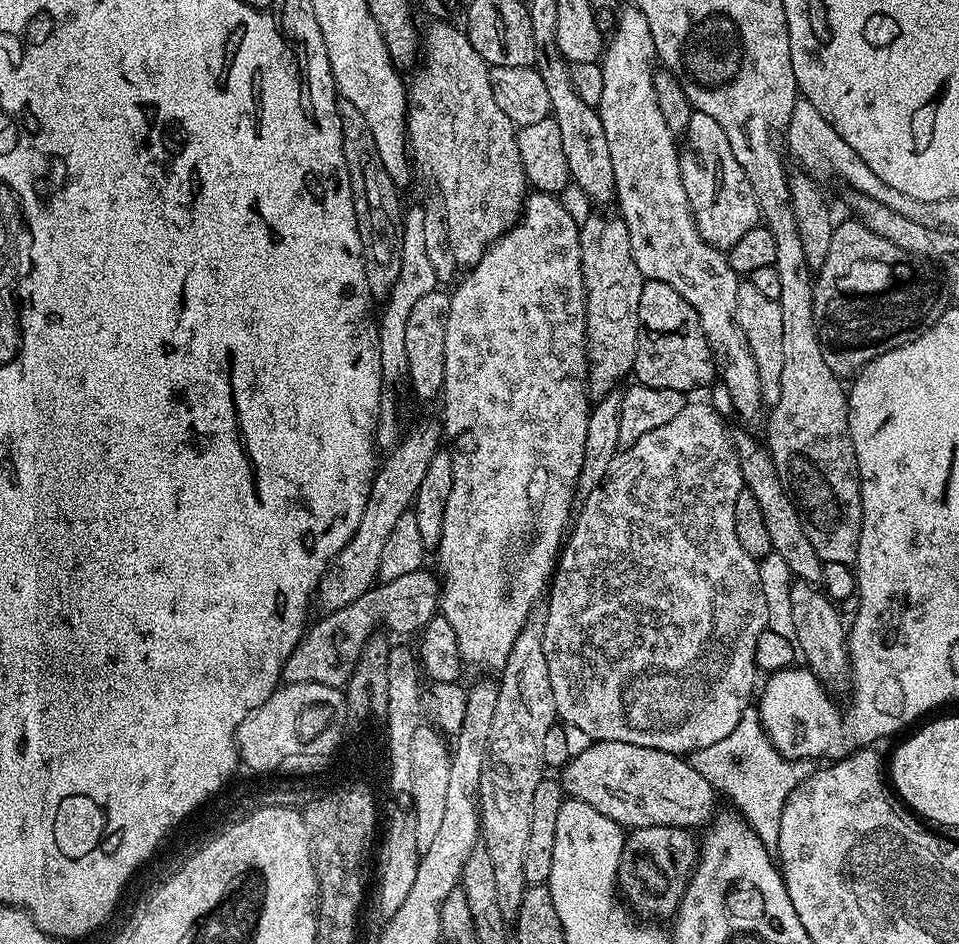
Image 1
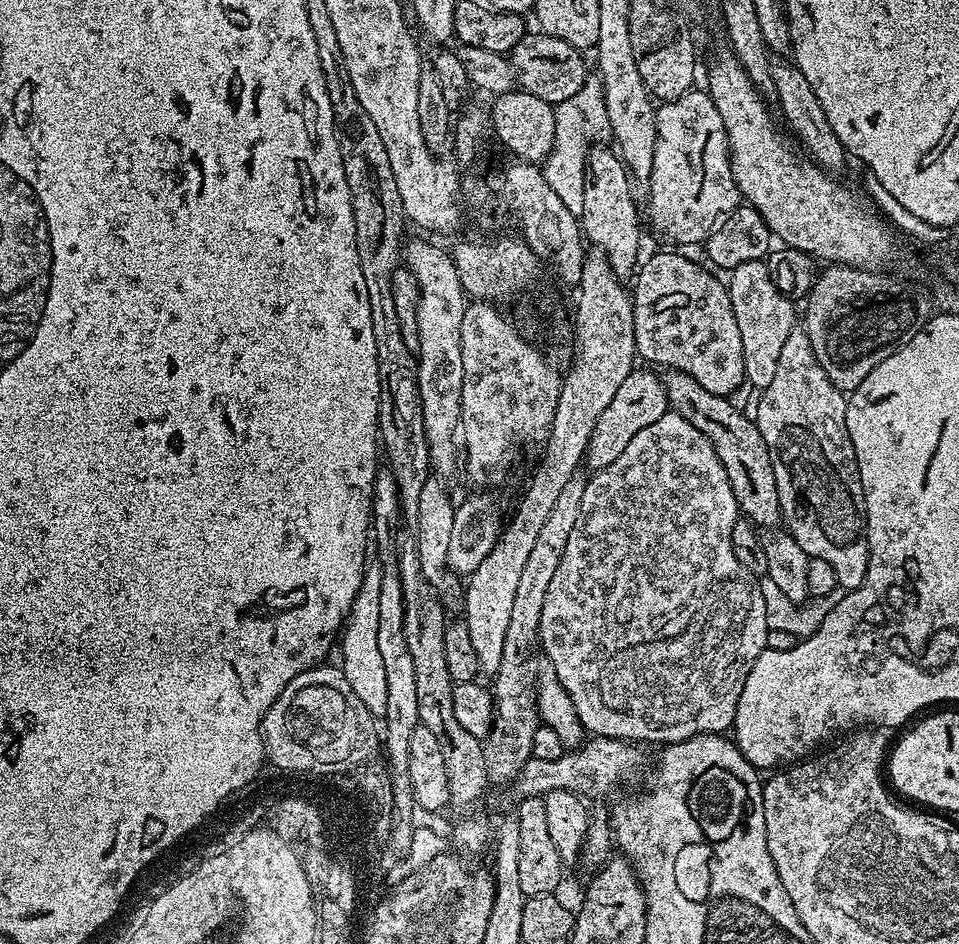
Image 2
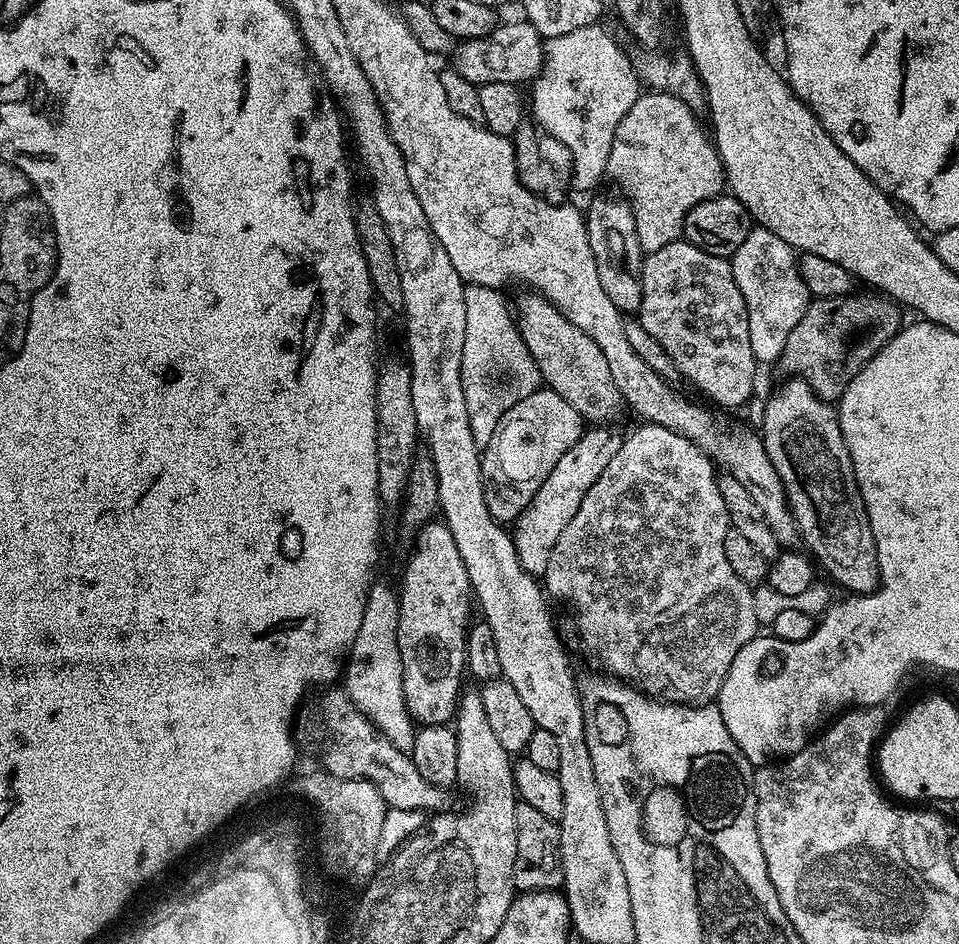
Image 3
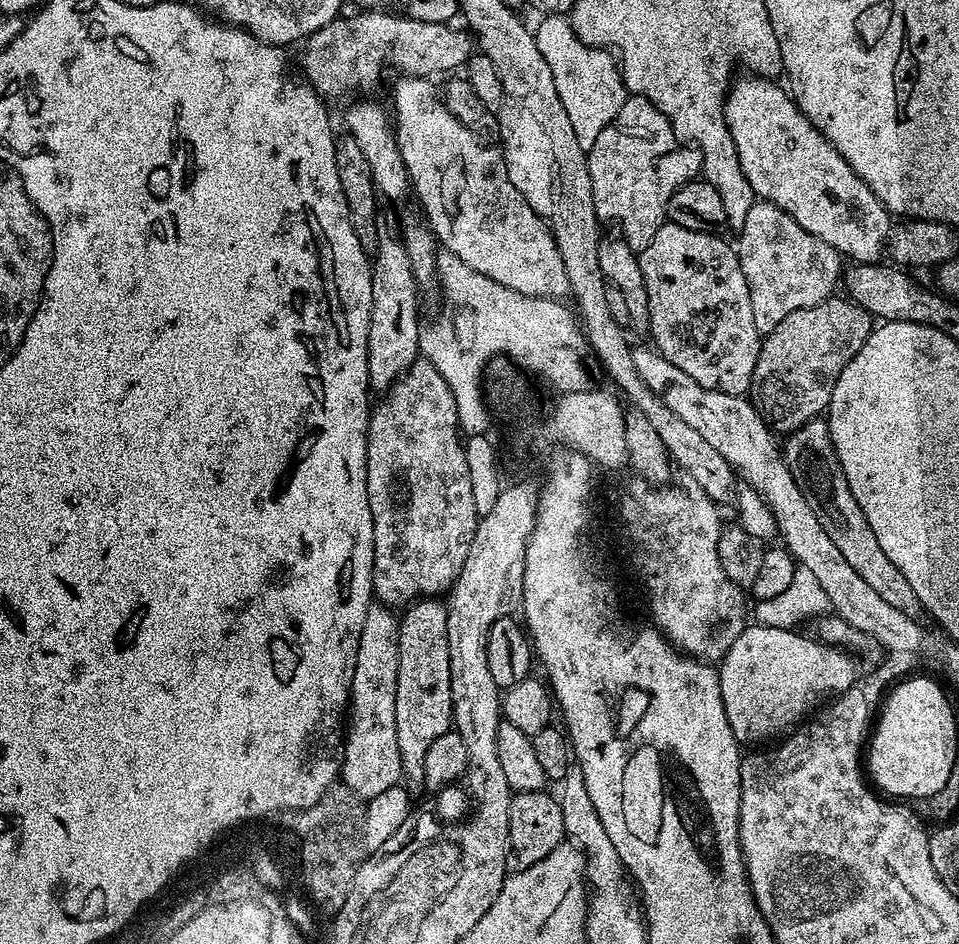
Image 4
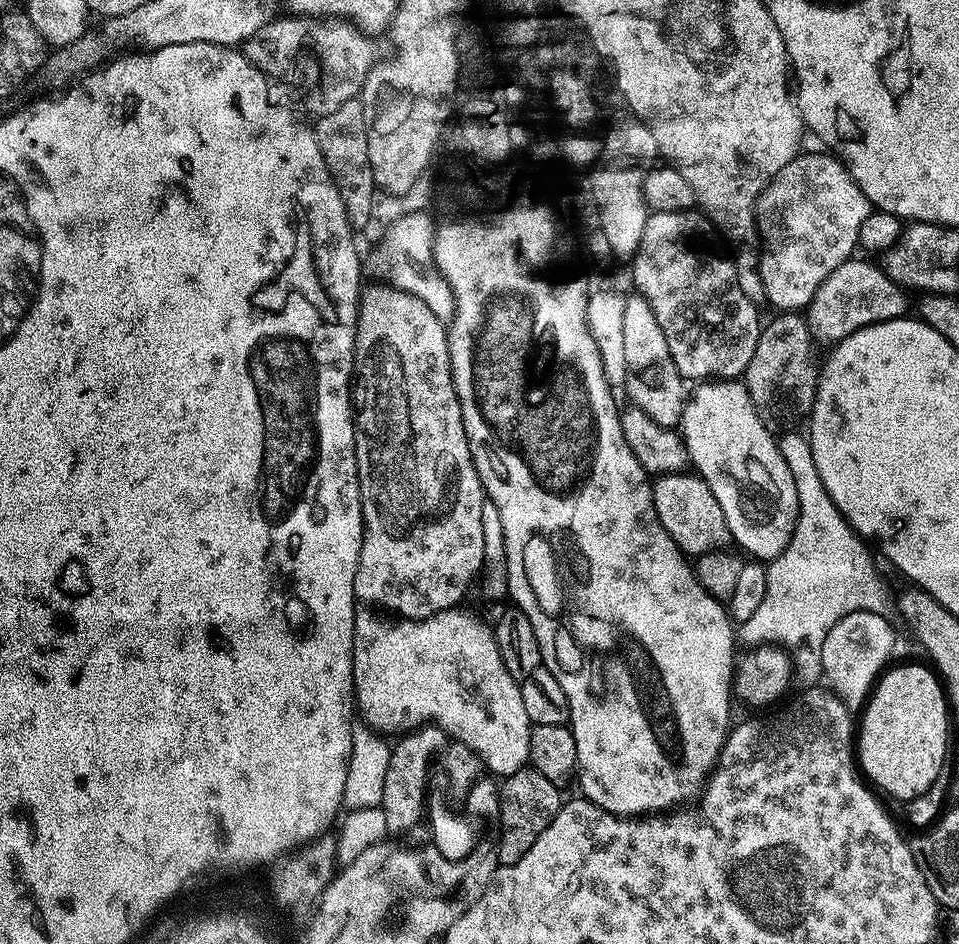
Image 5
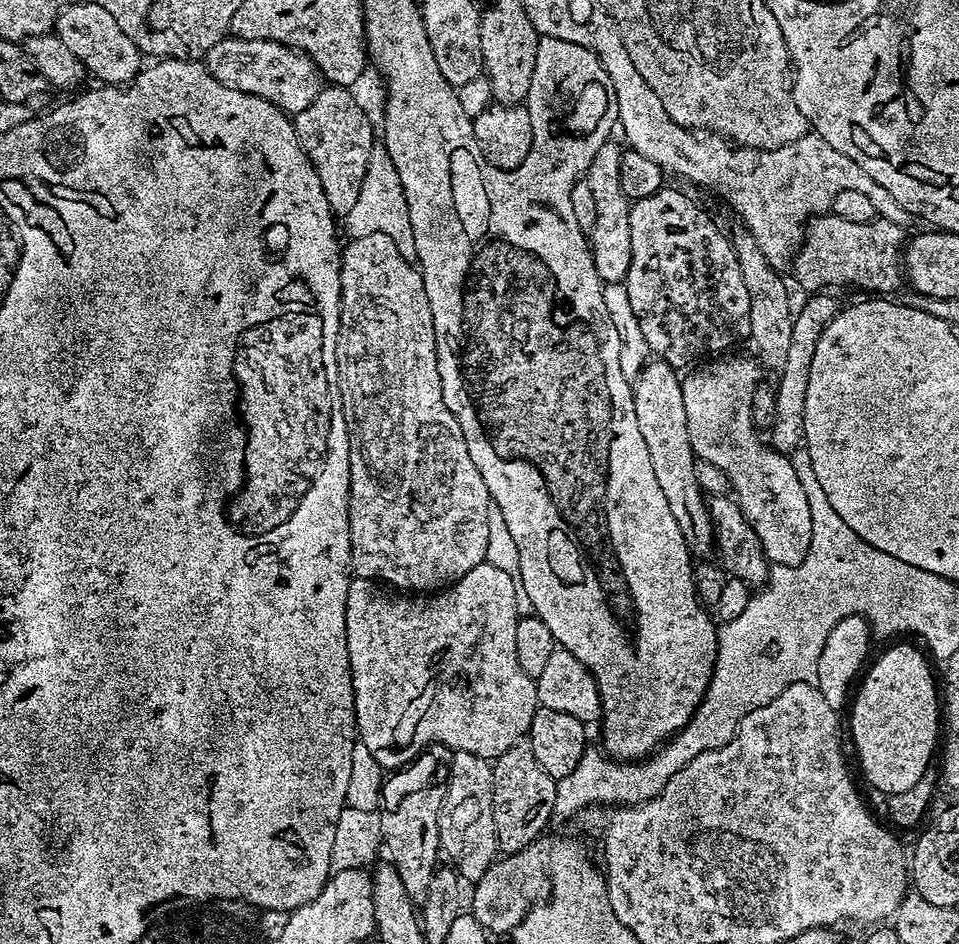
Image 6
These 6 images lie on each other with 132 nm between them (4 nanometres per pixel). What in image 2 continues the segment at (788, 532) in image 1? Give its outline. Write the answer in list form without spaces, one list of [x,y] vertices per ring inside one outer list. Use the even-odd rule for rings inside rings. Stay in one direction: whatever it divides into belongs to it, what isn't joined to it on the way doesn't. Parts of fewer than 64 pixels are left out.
[[[669,369],[663,373],[662,379],[669,409],[705,434],[714,446],[715,453],[730,479],[739,511],[761,529],[771,530],[777,527],[782,517],[773,463],[770,462],[766,442],[763,441],[755,421],[749,415],[747,417],[729,397],[711,393],[699,385],[696,378],[684,371]]]

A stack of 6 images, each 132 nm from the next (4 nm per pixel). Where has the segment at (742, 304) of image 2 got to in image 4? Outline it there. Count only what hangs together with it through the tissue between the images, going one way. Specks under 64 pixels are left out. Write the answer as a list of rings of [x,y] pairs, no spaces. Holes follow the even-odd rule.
[[[767,202],[752,205],[746,214],[744,227],[734,240],[736,256],[750,286],[750,306],[754,306],[754,326],[766,334],[782,322],[794,310],[806,310],[806,306],[818,306],[837,291],[842,276],[842,257],[826,242],[814,238],[790,214]]]

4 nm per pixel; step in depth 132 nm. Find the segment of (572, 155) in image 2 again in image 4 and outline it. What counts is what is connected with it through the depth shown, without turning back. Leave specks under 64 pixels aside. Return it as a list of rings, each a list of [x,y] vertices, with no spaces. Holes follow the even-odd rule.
[[[549,13],[542,19],[544,20],[538,26],[535,25],[534,38],[550,68],[555,89],[569,115],[578,144],[586,152],[592,148],[598,134],[617,116],[618,110],[627,100],[628,91],[615,57],[611,57],[607,49],[590,47],[578,39],[571,21],[561,13]]]

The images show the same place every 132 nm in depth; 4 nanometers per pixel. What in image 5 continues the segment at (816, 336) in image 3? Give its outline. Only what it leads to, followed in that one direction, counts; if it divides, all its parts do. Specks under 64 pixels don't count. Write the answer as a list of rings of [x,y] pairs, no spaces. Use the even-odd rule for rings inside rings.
[[[799,311],[780,312],[772,321],[765,323],[760,330],[758,346],[754,346],[754,354],[750,358],[750,366],[746,366],[742,377],[746,390],[750,394],[750,402],[754,402],[754,410],[766,427],[773,430],[792,430],[800,419],[807,417],[812,411],[812,403],[816,397],[816,378],[818,375],[817,345],[814,343],[808,321]]]

